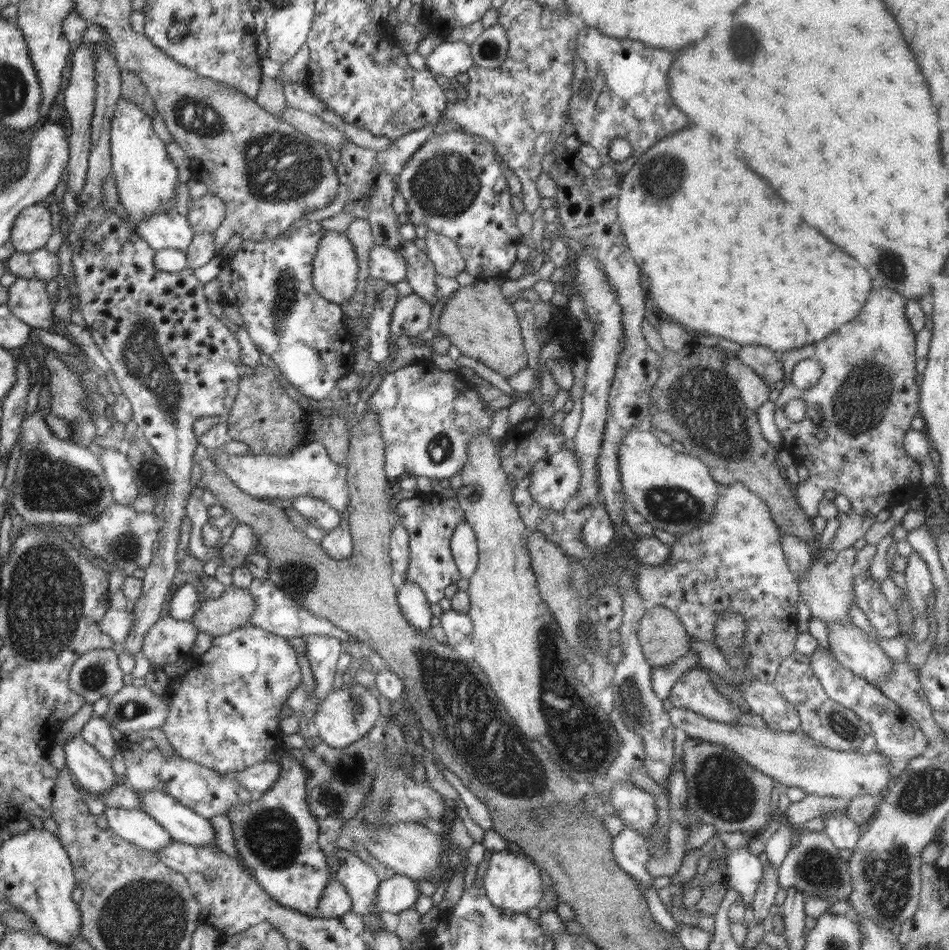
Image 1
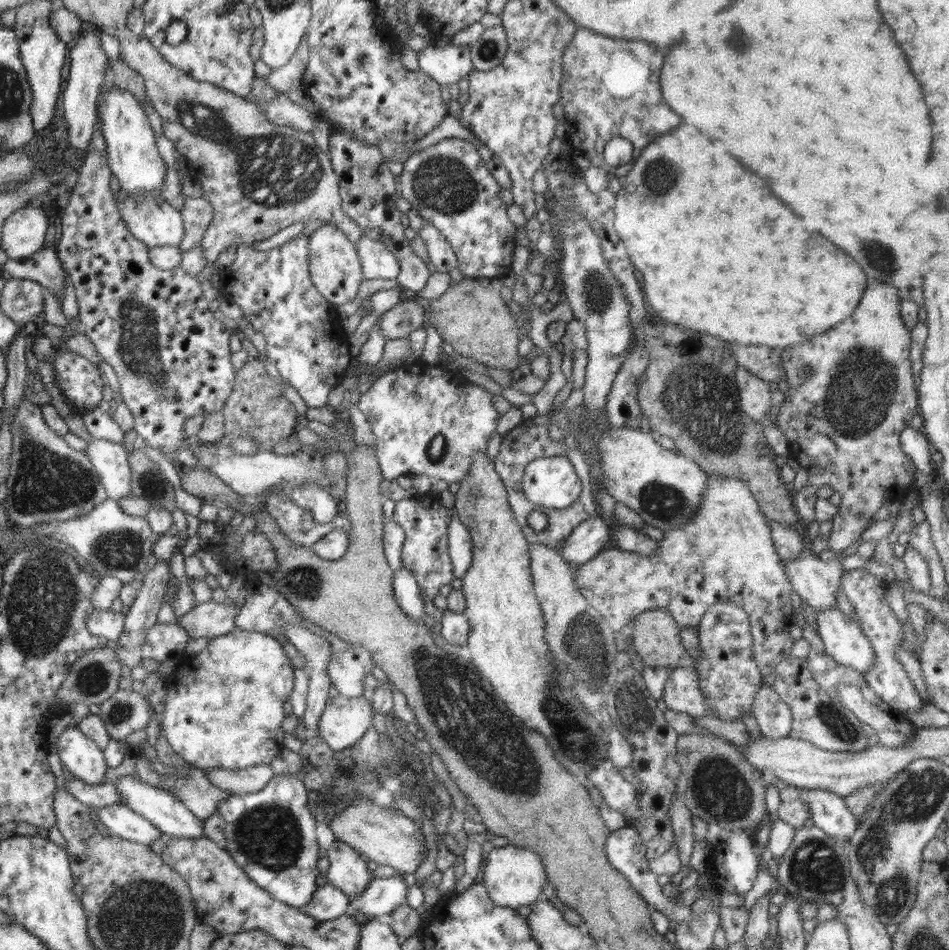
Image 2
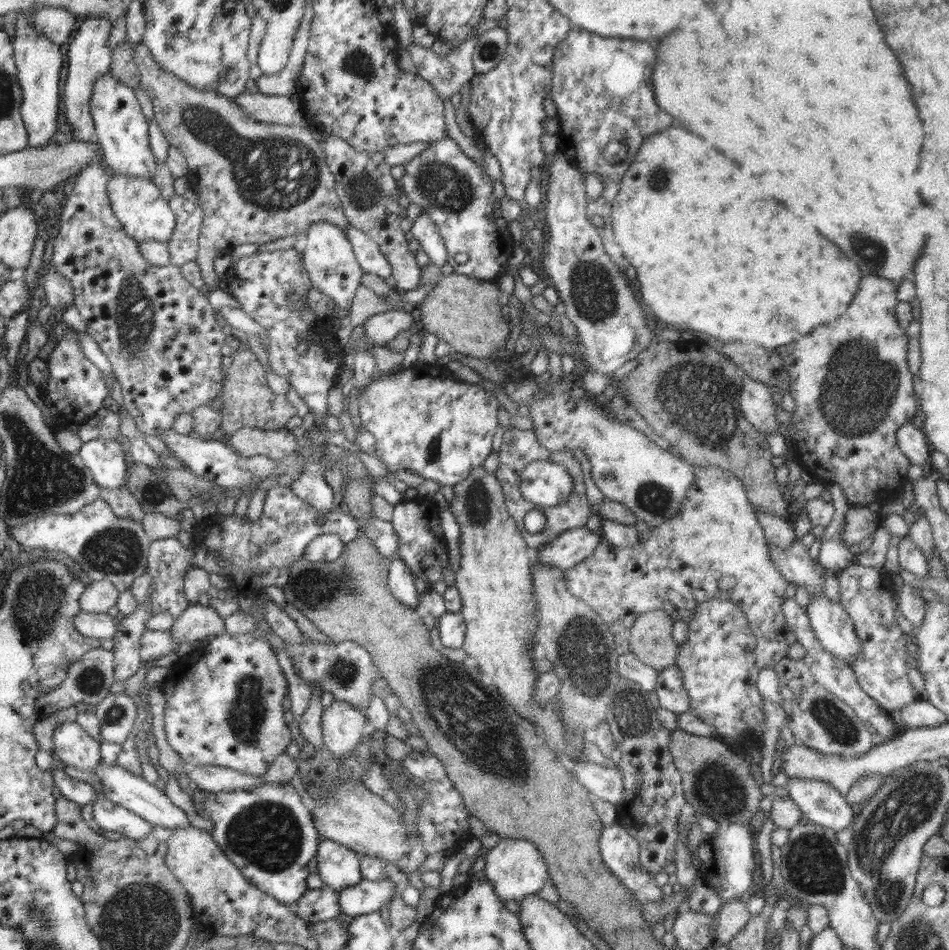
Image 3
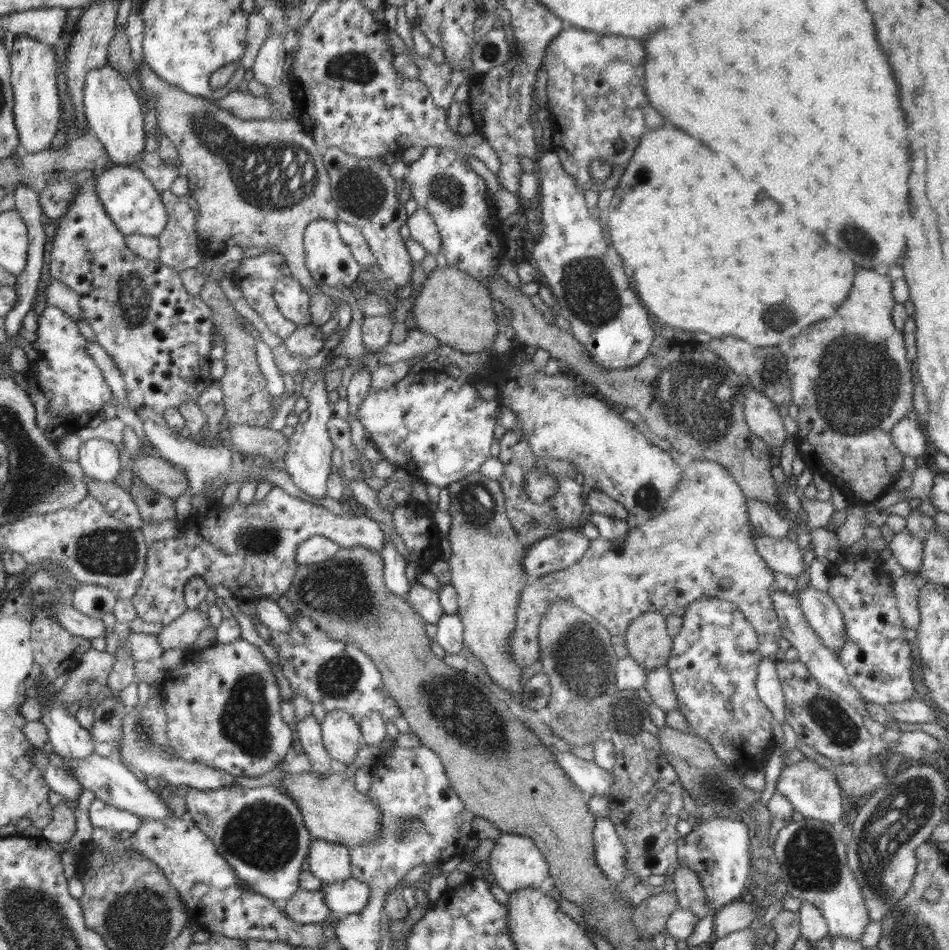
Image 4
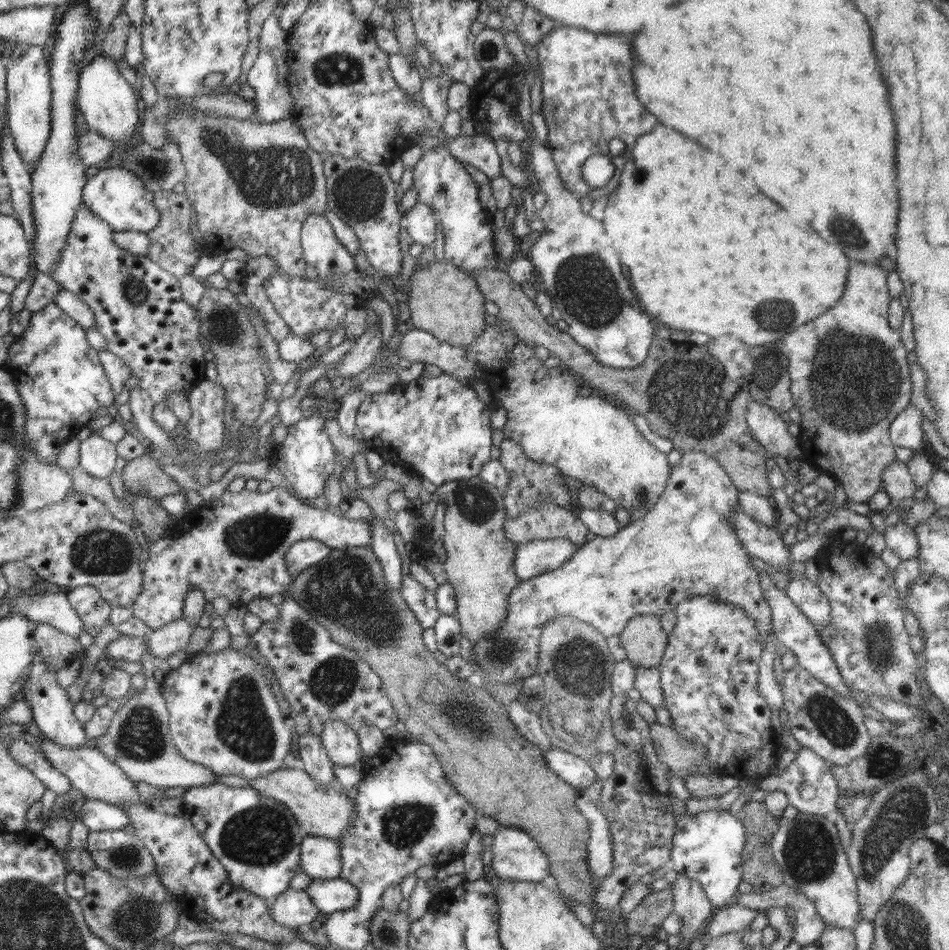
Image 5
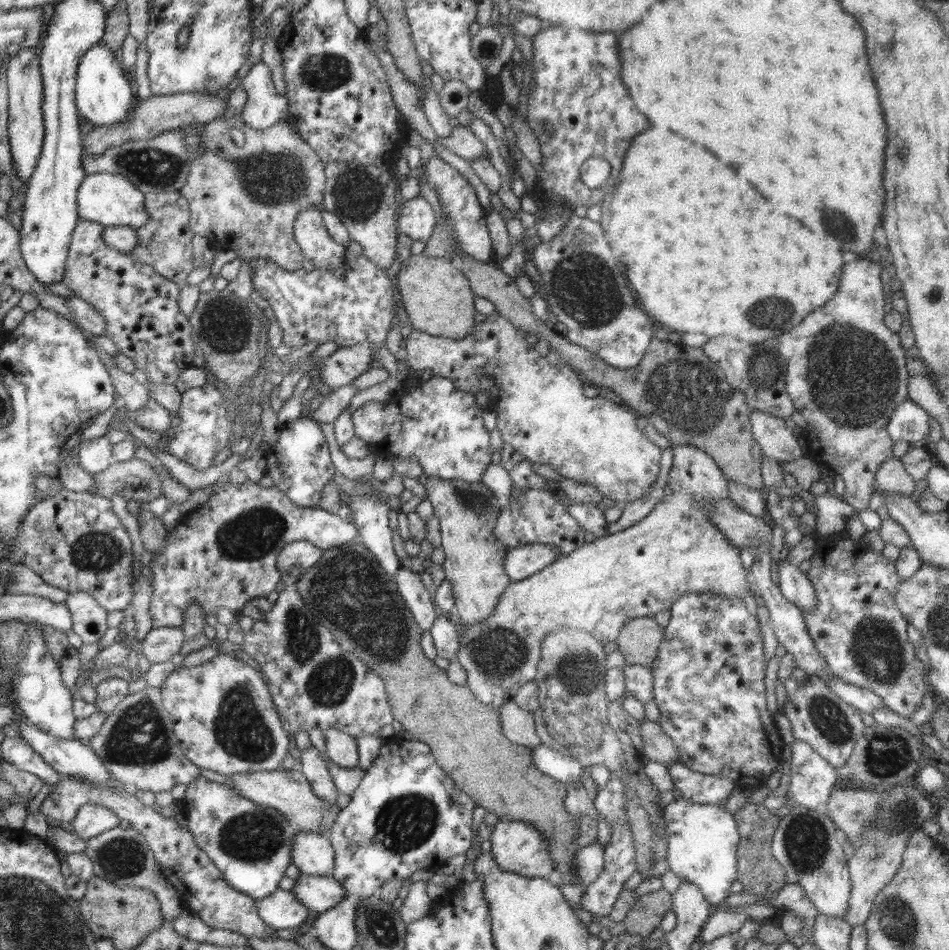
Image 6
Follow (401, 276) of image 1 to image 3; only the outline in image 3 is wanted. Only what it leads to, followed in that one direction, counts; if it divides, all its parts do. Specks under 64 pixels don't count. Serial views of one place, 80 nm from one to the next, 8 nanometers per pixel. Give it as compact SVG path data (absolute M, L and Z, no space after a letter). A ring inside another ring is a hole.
M348 225L343 231L351 242L355 257L363 272L390 280L392 267L379 249L379 244L355 226Z

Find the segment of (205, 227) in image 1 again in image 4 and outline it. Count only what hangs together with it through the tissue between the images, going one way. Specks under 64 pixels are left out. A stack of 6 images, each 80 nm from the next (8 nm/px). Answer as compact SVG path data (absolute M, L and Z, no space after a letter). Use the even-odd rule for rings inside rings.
M172 191L161 192L161 201L164 203L168 222L162 233L157 236L160 245L158 262L165 264L172 270L180 273L187 268L196 268L202 260L202 252L199 248L199 237L194 229L196 213L190 209L189 194L177 196Z

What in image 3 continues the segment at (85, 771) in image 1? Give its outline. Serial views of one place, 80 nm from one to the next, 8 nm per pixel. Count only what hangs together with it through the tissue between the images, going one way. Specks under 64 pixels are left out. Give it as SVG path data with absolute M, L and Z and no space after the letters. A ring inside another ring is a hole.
M76 721L54 726L52 754L57 762L78 770L94 772L102 762L100 745Z

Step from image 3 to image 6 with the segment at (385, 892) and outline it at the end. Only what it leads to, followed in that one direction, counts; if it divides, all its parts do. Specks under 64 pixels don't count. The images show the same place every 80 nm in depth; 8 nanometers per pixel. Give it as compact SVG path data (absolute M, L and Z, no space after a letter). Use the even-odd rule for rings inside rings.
M302 873L291 892L304 907L317 913L331 911L346 898L342 885L330 875L310 876Z

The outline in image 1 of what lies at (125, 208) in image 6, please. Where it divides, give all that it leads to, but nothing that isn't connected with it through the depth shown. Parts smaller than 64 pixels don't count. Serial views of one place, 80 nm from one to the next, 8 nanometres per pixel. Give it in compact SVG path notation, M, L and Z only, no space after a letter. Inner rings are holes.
M172 209L163 210L147 219L134 222L133 231L155 251L175 248L186 252L195 234L187 217Z

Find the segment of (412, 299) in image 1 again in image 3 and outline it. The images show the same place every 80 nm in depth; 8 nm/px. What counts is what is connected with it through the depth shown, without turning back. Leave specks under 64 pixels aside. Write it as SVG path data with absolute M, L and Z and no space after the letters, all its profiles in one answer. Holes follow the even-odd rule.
M405 307L403 310L374 314L363 322L364 332L368 336L367 342L383 347L384 344L390 343L398 333L408 331L414 318L410 315L412 307Z

